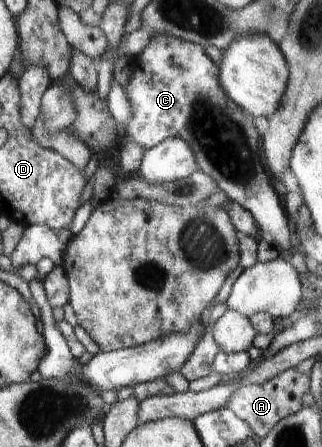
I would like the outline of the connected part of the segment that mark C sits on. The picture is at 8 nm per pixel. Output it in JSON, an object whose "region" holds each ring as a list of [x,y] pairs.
{"region":[[[154,33],[146,48],[130,60],[129,68],[131,72],[124,90],[134,116],[123,129],[121,128],[123,136],[127,135],[130,141],[137,142],[144,150],[154,148],[169,138],[183,140],[193,152],[198,170],[209,174],[230,201],[237,202],[249,210],[258,230],[270,236],[280,252],[291,249],[291,252],[300,253],[297,248],[291,248],[291,218],[286,212],[286,207],[280,205],[270,181],[270,174],[264,170],[262,164],[262,138],[256,131],[252,117],[232,102],[223,86],[219,85],[219,68],[206,55],[204,47],[166,33]]]}

